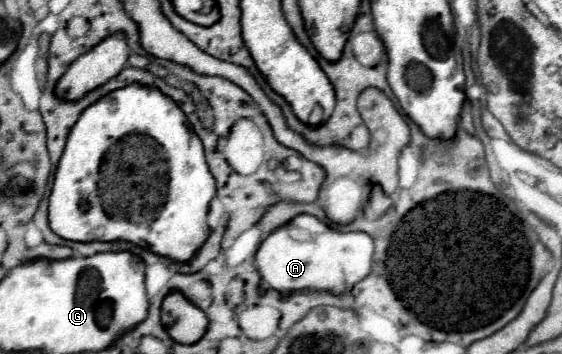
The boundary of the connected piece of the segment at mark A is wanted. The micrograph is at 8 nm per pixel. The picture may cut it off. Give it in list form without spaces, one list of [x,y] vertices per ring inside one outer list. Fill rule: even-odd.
[[[298,214],[272,230],[256,252],[256,268],[264,282],[278,292],[328,290],[340,294],[368,276],[374,240],[366,232],[340,232],[310,214]]]

